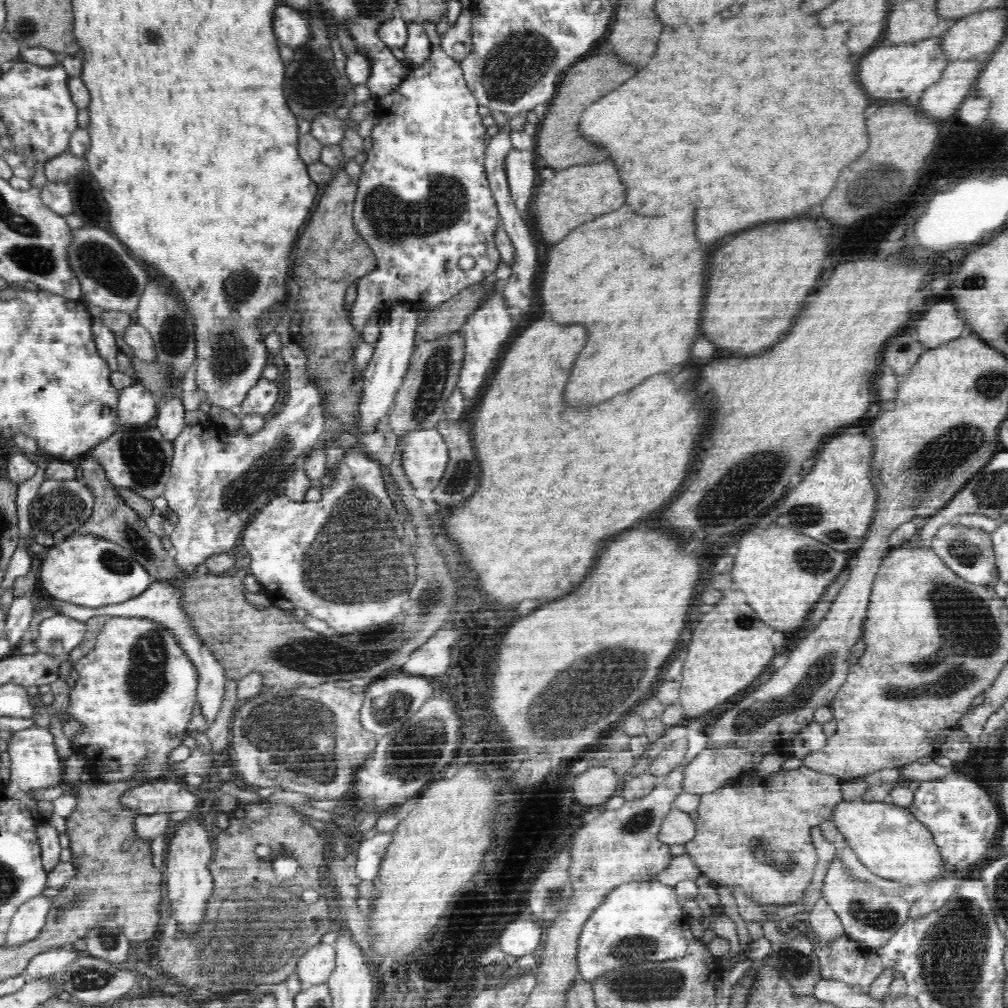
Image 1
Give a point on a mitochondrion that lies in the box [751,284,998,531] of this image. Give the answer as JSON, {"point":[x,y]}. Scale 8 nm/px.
{"point":[933,466]}

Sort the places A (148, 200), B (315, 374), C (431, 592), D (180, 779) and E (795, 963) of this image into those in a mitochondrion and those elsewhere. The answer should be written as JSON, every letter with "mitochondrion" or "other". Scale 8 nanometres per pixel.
{"A":"other","B":"other","C":"mitochondrion","D":"other","E":"mitochondrion"}

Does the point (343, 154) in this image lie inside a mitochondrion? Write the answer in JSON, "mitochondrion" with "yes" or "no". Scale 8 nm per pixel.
{"mitochondrion":"no"}

